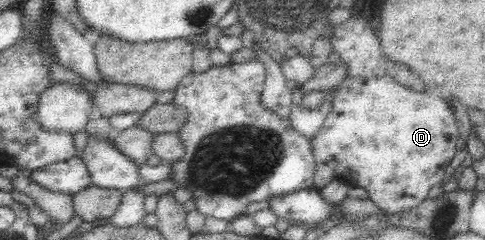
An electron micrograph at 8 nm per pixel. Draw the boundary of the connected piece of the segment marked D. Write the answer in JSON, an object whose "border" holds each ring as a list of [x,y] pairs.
{"border":[[[347,78],[333,99],[332,111],[328,114],[323,129],[317,139],[310,141],[313,156],[317,162],[314,187],[320,190],[333,179],[343,179],[349,185],[363,187],[369,200],[390,216],[417,207],[429,198],[429,192],[435,185],[440,185],[445,170],[455,156],[458,134],[454,113],[446,97],[441,93],[417,93],[399,85],[391,78]]]}

